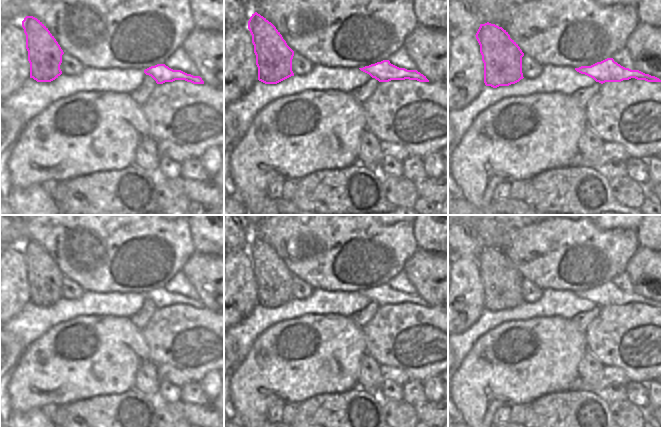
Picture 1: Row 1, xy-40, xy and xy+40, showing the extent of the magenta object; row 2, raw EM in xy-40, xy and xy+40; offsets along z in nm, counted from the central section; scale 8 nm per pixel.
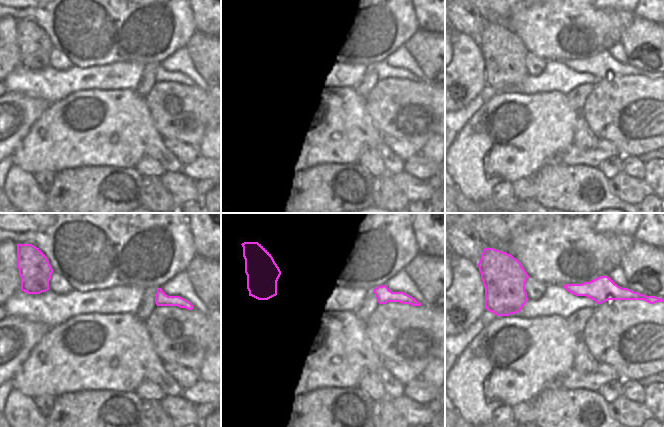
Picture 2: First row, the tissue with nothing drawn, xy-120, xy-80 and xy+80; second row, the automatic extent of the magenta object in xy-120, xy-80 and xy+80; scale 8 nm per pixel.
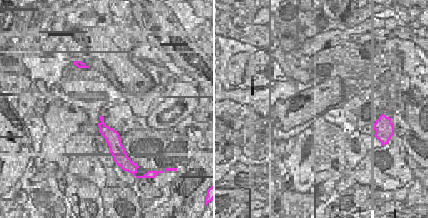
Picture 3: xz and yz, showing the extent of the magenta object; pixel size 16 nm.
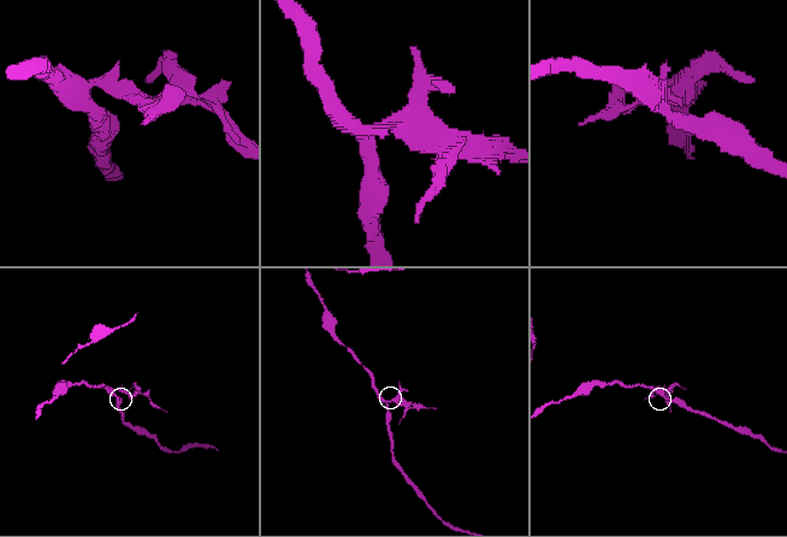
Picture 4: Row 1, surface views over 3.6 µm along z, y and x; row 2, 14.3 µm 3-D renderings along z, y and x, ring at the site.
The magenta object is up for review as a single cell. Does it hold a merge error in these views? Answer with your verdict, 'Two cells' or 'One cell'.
Two cells.

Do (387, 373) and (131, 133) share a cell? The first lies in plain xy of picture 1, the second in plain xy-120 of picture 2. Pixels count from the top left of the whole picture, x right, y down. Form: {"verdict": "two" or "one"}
{"verdict": "two"}

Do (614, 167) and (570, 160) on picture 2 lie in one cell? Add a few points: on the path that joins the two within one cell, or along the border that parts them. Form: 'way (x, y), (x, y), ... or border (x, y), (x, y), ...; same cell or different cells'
border (618, 155), (612, 155), (604, 159), (596, 167); different cells

